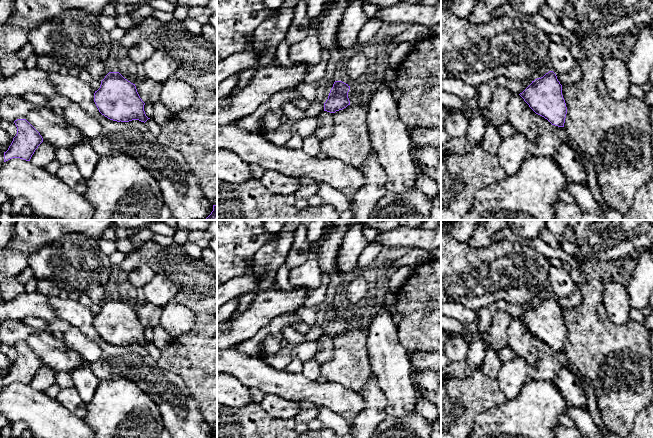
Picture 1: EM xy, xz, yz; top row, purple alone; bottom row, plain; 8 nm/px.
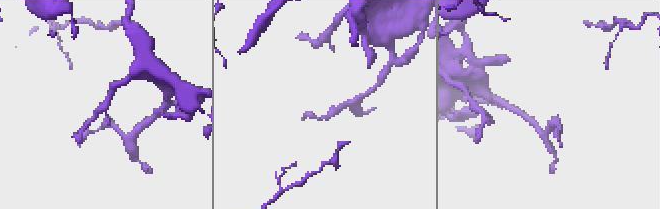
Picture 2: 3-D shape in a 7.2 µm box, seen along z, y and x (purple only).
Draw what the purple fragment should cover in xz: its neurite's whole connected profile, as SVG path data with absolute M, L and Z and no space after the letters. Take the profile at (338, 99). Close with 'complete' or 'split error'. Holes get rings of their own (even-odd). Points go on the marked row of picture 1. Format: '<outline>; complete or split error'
M335 81L330 90L328 99L324 103L324 111L335 113L350 105L348 92L350 86L342 81Z; complete

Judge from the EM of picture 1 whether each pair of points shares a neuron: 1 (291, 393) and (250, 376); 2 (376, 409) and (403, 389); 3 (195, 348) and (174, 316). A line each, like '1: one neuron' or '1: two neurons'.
1: one neuron
2: two neurons
3: two neurons

